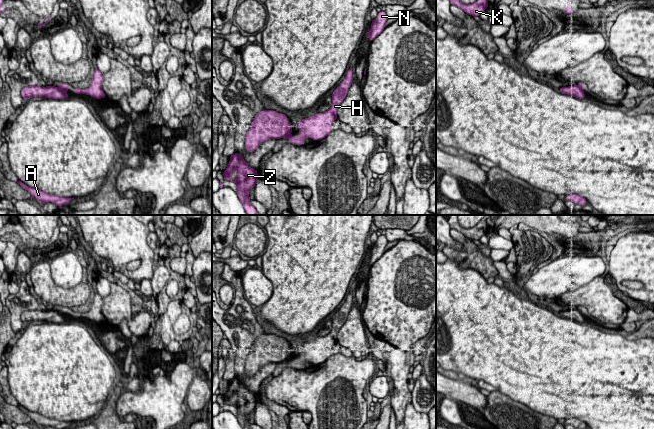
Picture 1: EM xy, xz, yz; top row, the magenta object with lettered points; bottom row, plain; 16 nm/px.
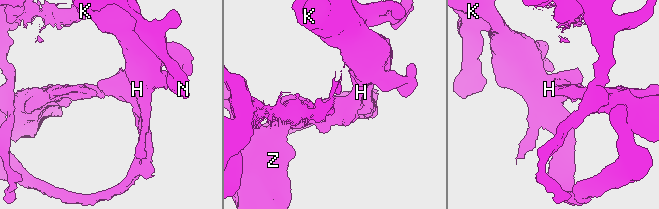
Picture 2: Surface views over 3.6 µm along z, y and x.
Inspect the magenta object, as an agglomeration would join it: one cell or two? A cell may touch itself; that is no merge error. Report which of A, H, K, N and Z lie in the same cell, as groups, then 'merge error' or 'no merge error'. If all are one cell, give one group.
groups A H K N / Z; merge error

